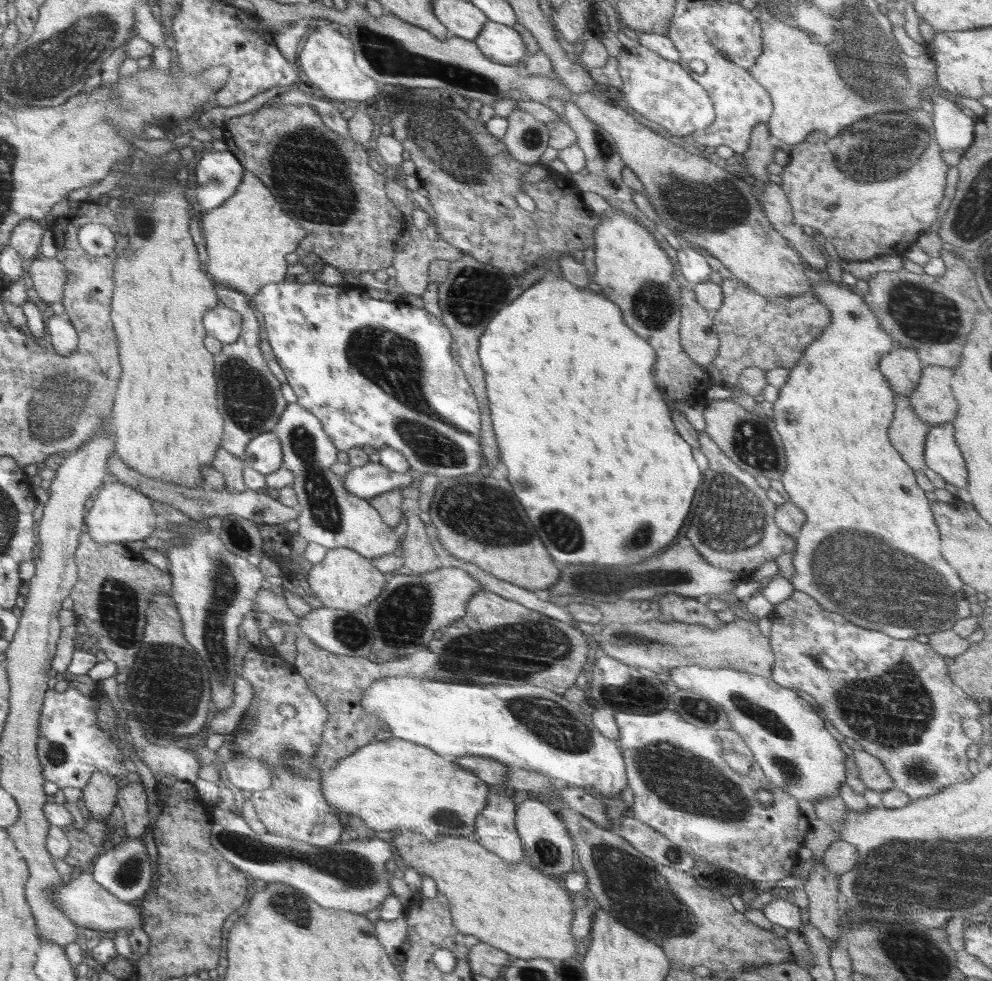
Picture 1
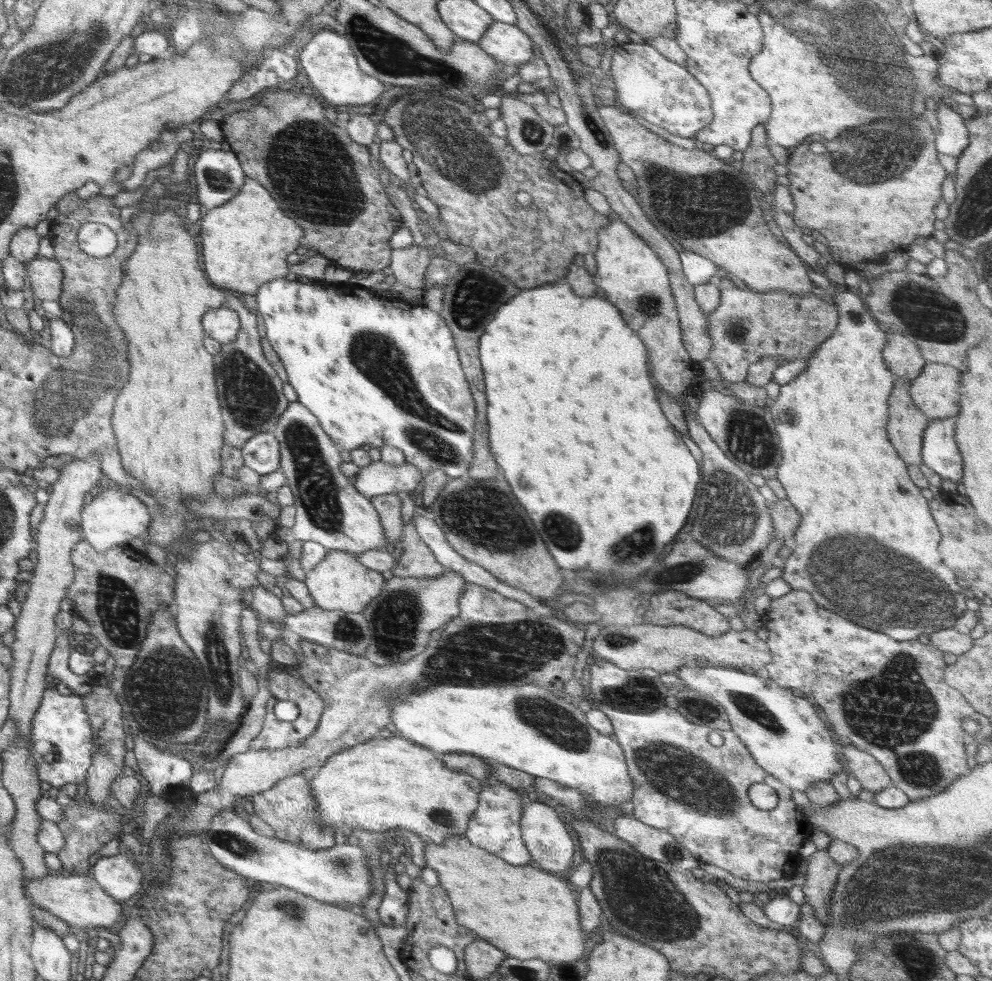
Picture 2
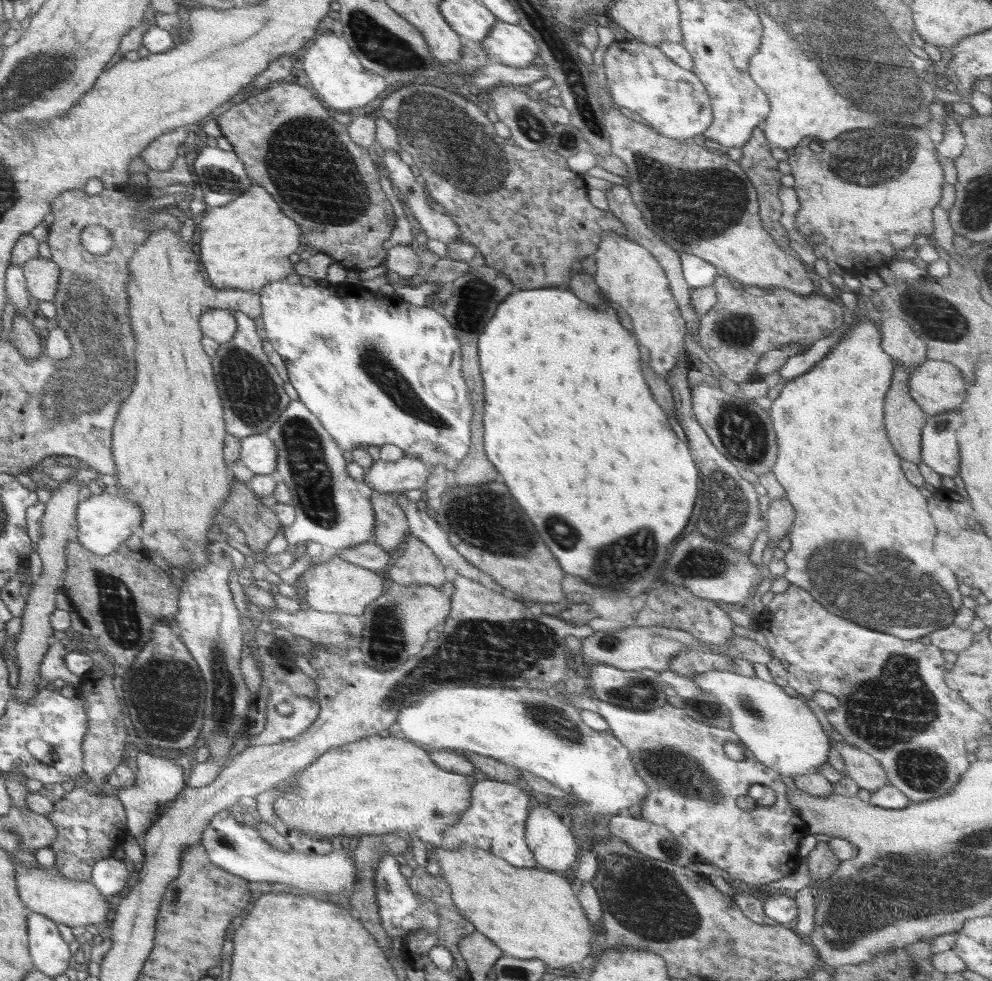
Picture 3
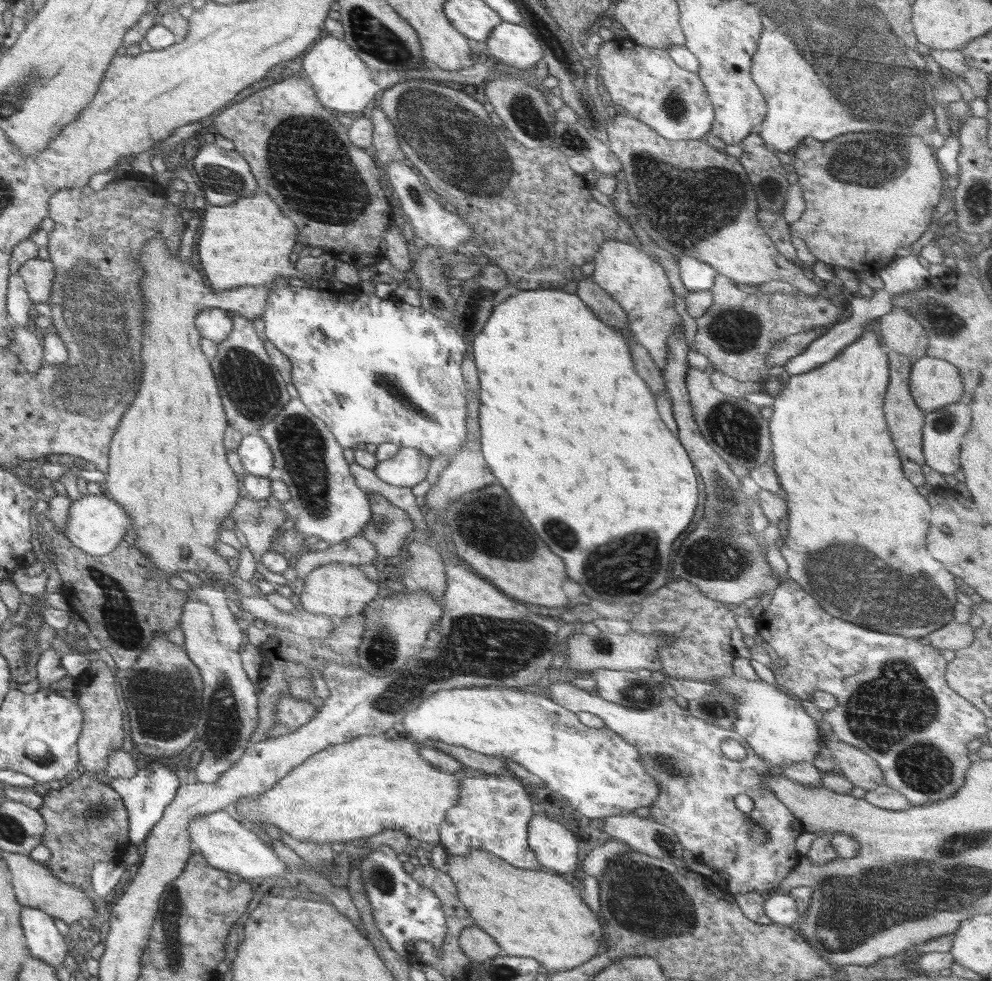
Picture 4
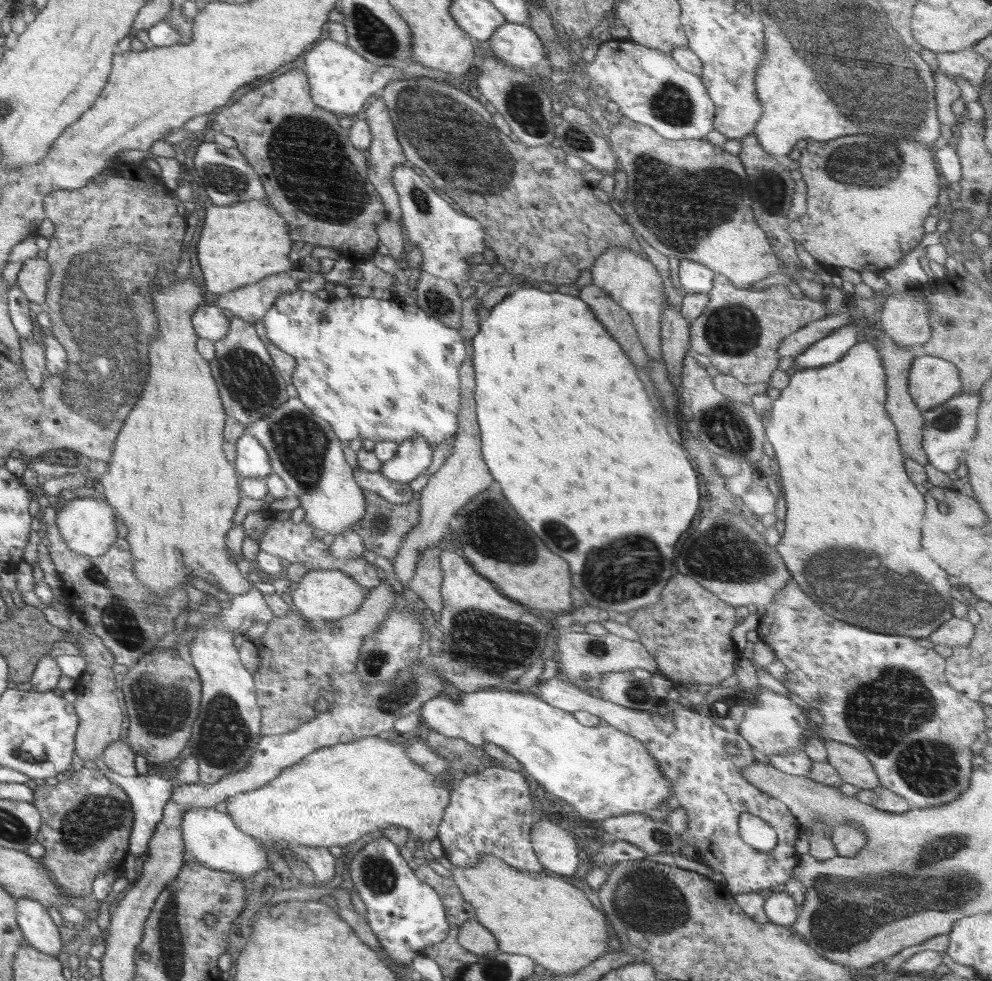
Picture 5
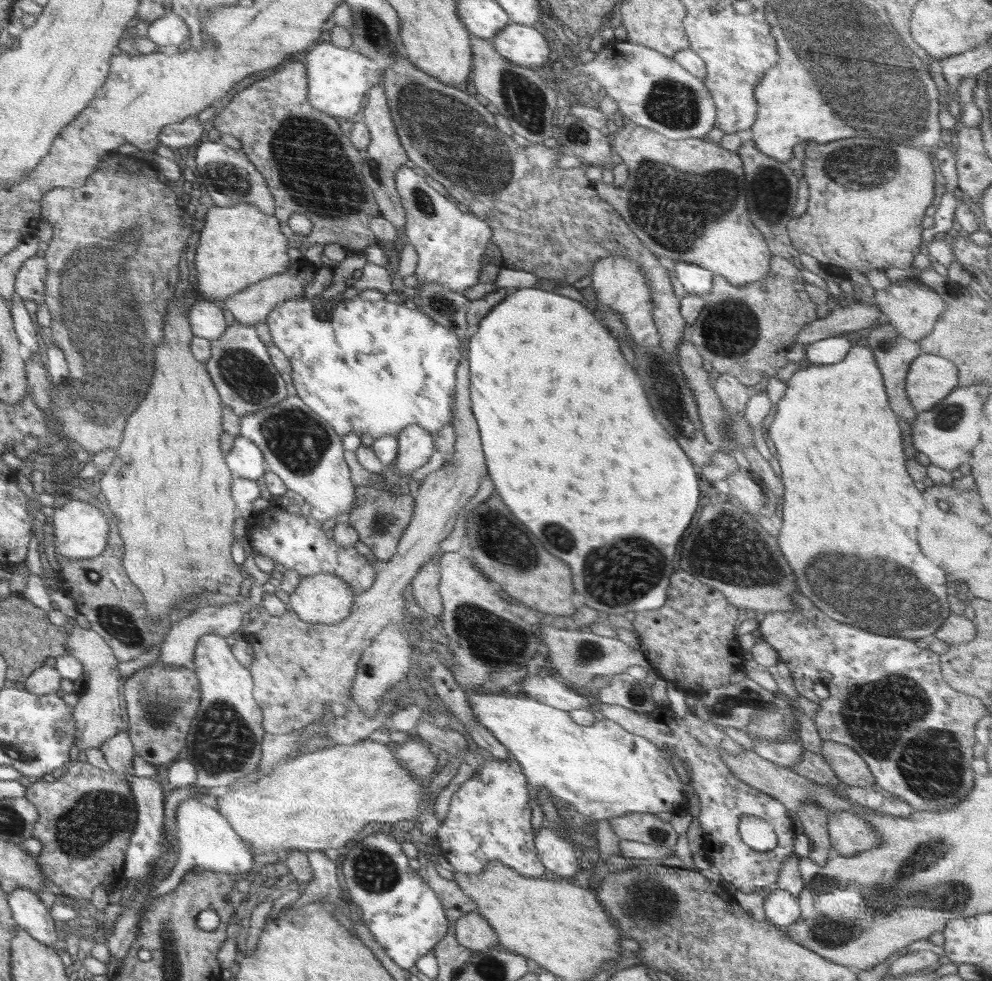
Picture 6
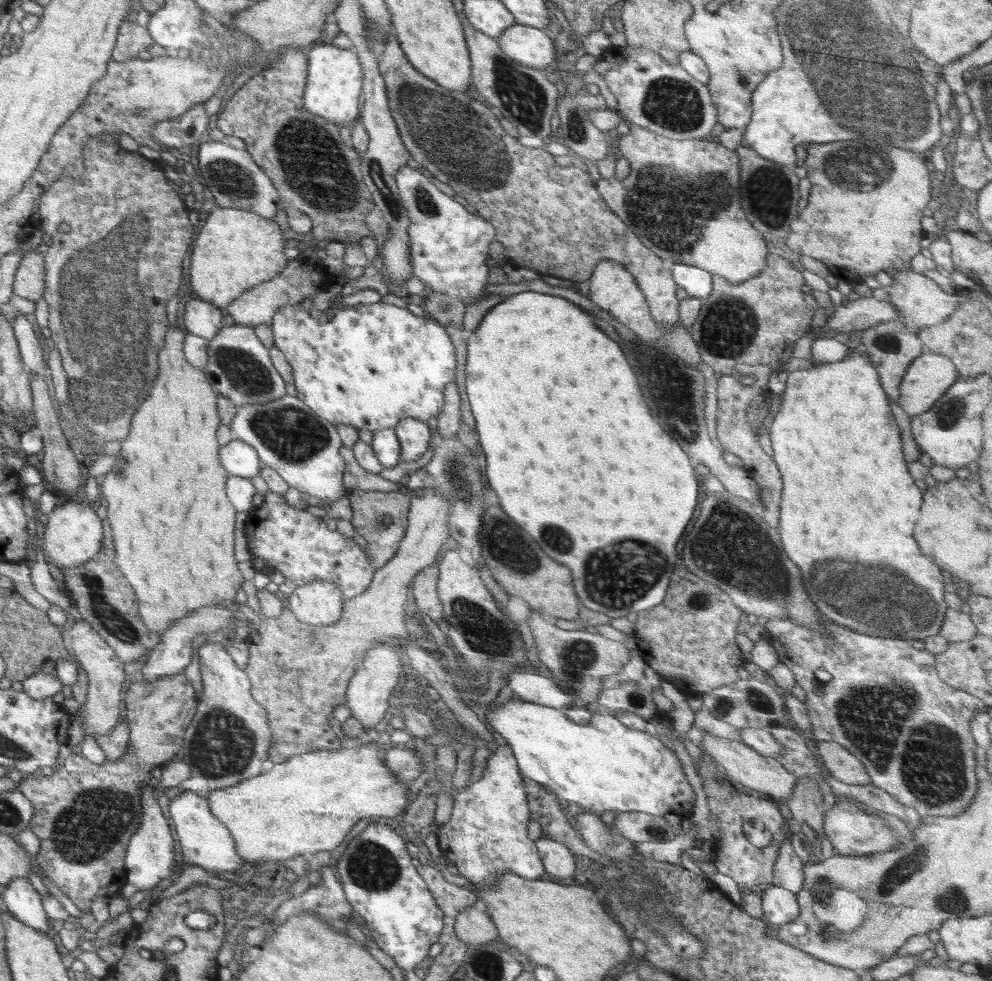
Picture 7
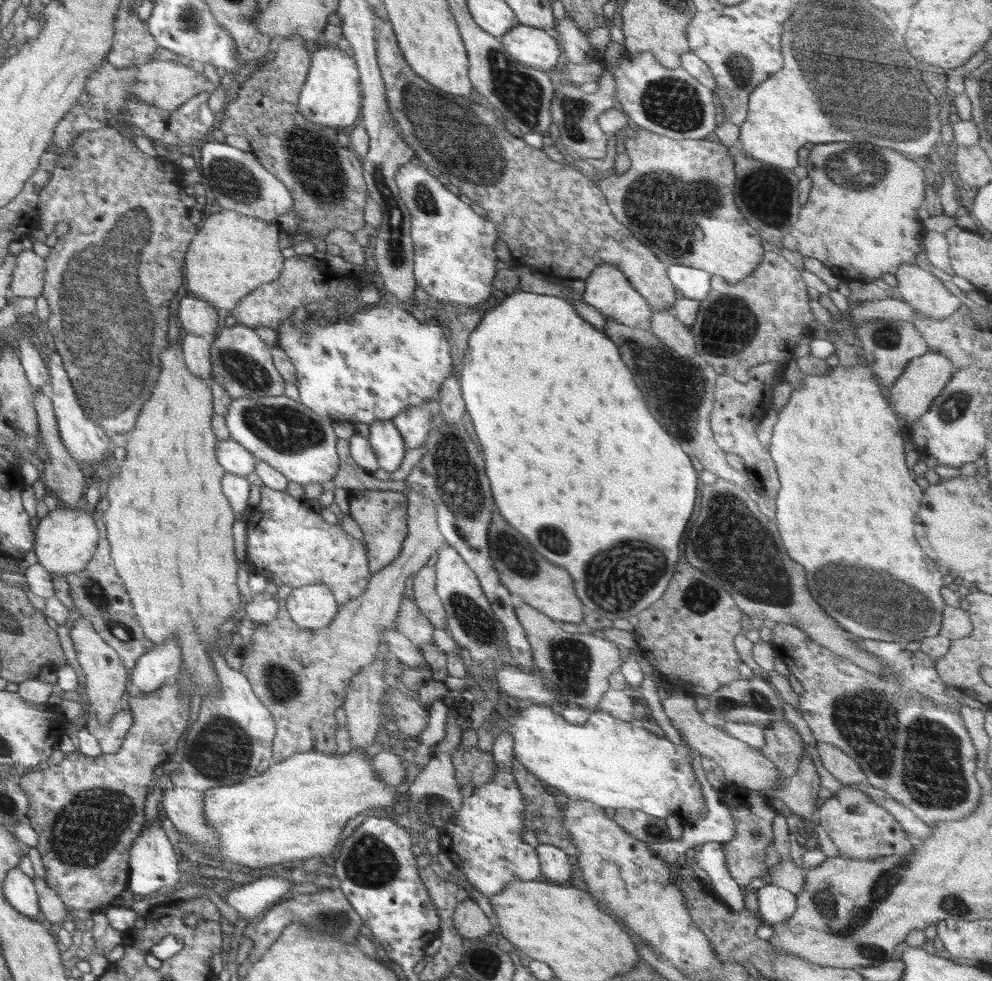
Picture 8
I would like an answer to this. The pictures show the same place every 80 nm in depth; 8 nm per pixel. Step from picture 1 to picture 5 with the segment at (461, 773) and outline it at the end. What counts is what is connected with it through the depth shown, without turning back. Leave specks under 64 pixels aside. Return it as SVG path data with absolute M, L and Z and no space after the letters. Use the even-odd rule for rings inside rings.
M381 735L320 748L286 768L267 786L229 798L225 802L227 813L235 819L236 826L244 834L253 836L261 846L273 848L280 841L322 848L346 846L364 834L391 826L403 826L422 840L434 840L445 808L449 805L451 792L446 788L448 783L426 774L421 766L408 758L408 741L409 738L405 738L394 744Z

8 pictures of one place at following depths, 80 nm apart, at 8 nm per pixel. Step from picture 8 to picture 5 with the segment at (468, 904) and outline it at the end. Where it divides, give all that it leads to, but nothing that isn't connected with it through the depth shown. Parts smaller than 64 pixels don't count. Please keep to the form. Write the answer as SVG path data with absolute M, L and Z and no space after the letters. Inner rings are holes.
M475 918L466 921L459 928L457 941L464 950L478 956L498 950L496 937Z

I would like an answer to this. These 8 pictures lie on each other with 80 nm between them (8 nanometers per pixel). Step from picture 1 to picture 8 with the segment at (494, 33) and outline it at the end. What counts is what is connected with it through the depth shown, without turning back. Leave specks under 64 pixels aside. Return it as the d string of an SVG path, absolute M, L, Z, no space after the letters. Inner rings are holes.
M519 24L500 37L500 42L509 56L543 71L546 71L544 68L552 70L563 62L560 47L545 29Z

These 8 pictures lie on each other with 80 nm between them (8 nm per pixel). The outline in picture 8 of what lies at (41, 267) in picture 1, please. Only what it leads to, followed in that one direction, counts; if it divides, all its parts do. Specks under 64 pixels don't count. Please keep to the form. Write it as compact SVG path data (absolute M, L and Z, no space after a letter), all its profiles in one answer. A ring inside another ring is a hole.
M28 250L16 255L16 265L10 277L11 295L36 300L43 295L44 286L44 257Z

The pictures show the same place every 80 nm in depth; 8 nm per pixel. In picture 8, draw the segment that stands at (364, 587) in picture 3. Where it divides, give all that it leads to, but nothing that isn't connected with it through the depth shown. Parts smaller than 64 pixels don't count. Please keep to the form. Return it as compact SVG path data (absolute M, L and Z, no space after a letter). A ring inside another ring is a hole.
M322 583L293 588L286 599L286 610L302 628L319 629L328 626L339 611L334 593Z

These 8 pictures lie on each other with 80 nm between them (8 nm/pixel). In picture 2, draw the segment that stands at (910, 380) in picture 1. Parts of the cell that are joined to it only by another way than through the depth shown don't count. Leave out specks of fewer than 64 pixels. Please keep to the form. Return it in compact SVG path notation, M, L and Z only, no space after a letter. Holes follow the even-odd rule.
M889 332L887 343L883 348L883 361L886 369L896 378L911 382L926 366L926 361L920 356L920 349L910 338L899 332Z

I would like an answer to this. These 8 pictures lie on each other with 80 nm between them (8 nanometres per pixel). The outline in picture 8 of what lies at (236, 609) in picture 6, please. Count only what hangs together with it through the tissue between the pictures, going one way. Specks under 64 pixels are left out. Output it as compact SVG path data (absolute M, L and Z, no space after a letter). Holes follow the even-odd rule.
M170 637L136 661L135 667L131 670L134 688L136 687L140 693L147 693L172 684L181 673L182 661L179 642Z

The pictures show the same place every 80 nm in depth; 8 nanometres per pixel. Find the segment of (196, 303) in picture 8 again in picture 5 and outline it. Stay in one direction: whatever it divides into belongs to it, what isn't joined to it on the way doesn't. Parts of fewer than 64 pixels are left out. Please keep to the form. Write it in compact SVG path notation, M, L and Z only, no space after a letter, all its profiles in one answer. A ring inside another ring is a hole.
M206 304L196 310L192 323L198 332L199 338L219 341L227 336L228 318L224 316L226 312L222 312L222 308L218 308L214 304Z

